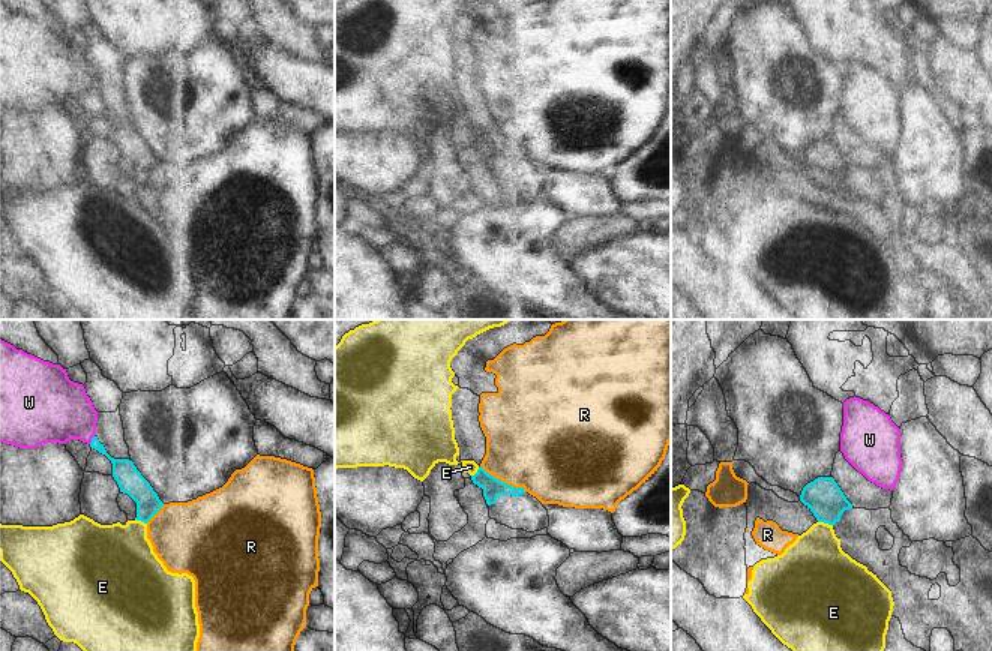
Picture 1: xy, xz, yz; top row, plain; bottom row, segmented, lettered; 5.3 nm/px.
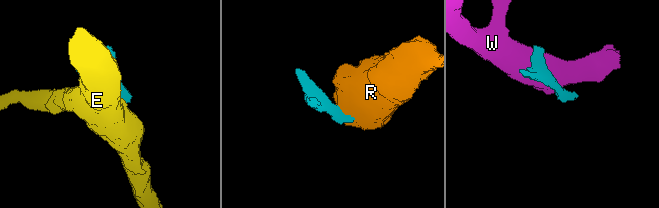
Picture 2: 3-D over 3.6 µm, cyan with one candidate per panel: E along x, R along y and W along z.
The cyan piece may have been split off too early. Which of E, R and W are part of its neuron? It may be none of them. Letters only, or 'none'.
none.

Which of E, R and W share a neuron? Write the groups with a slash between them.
E / R / W

